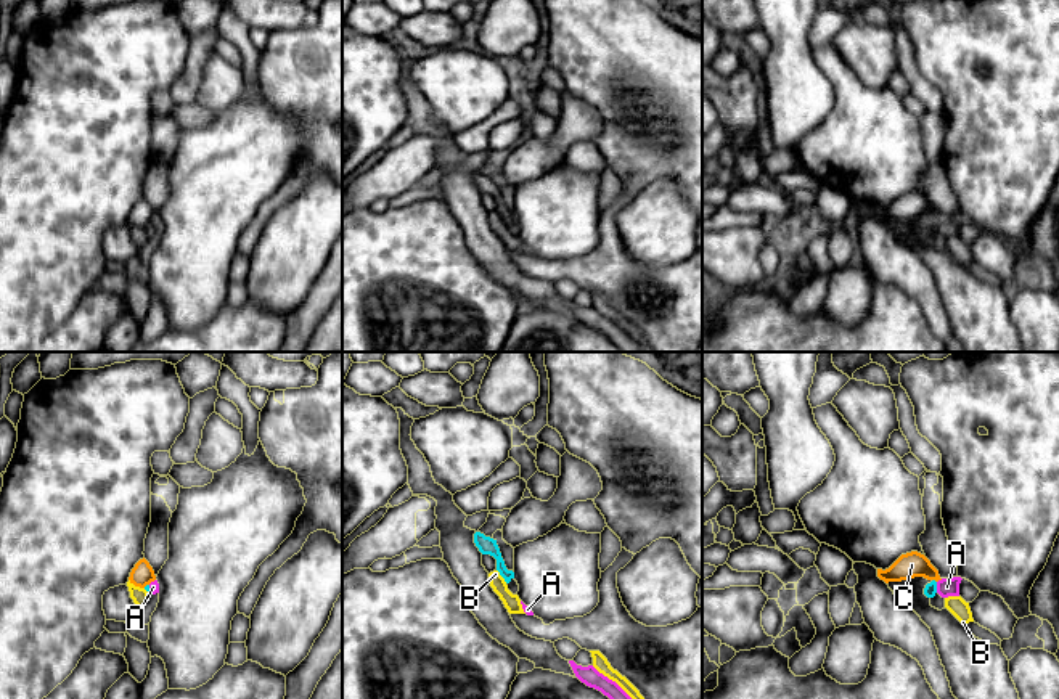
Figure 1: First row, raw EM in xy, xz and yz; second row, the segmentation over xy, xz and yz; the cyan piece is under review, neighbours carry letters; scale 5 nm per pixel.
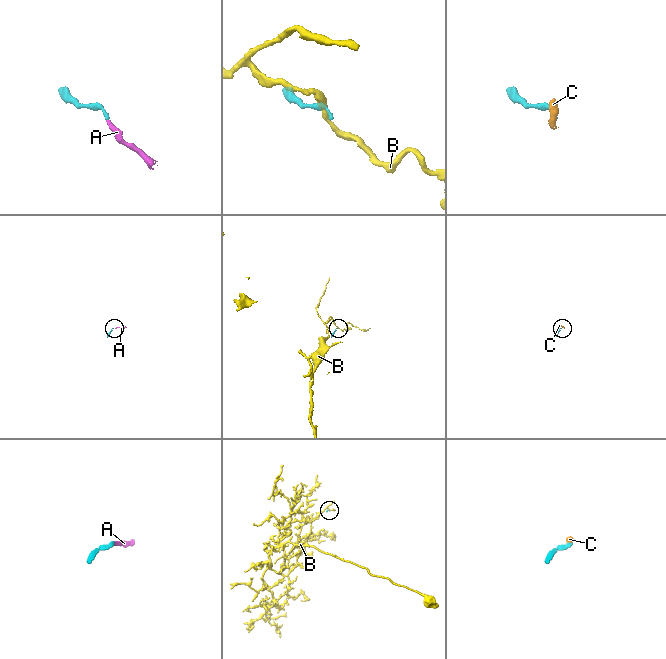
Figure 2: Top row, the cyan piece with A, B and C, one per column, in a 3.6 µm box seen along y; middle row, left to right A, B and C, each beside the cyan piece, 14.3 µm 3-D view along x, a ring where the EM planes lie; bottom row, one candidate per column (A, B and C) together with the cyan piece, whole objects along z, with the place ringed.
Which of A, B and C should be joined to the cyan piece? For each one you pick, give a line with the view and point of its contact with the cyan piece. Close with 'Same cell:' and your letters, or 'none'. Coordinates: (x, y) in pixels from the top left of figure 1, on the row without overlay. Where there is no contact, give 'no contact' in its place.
A: yz (936, 227)
Same cell: A

